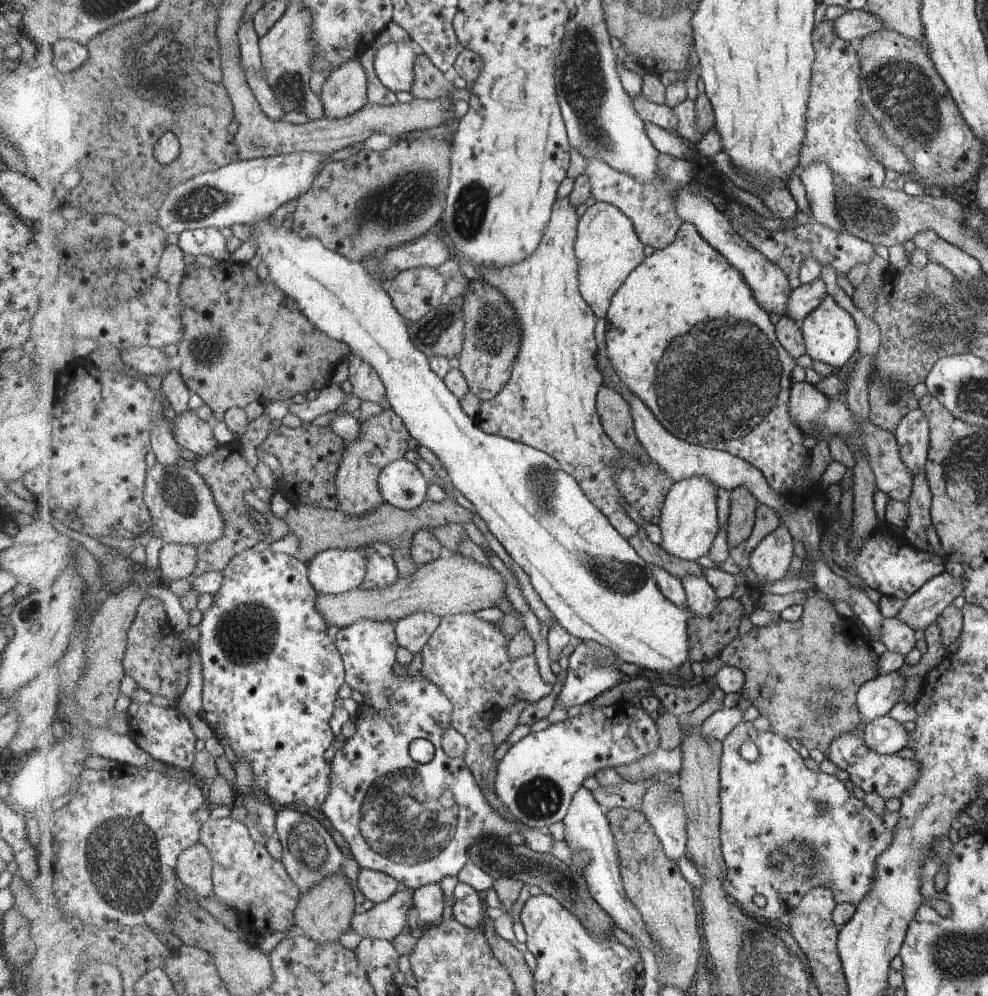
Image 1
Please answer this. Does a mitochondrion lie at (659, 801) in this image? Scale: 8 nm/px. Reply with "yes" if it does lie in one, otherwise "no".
yes

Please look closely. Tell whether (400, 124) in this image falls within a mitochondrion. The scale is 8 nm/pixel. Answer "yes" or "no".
no

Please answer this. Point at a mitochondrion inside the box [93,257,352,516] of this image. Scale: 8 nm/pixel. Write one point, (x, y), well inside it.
(209, 348)

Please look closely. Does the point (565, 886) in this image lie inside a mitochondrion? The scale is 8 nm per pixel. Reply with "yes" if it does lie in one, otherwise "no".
yes

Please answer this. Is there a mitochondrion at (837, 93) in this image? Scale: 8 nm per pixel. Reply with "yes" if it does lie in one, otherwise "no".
yes

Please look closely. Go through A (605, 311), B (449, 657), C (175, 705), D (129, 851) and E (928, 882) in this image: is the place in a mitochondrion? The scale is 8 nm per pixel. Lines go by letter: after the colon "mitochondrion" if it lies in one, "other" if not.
A: other
B: mitochondrion
C: other
D: mitochondrion
E: other

